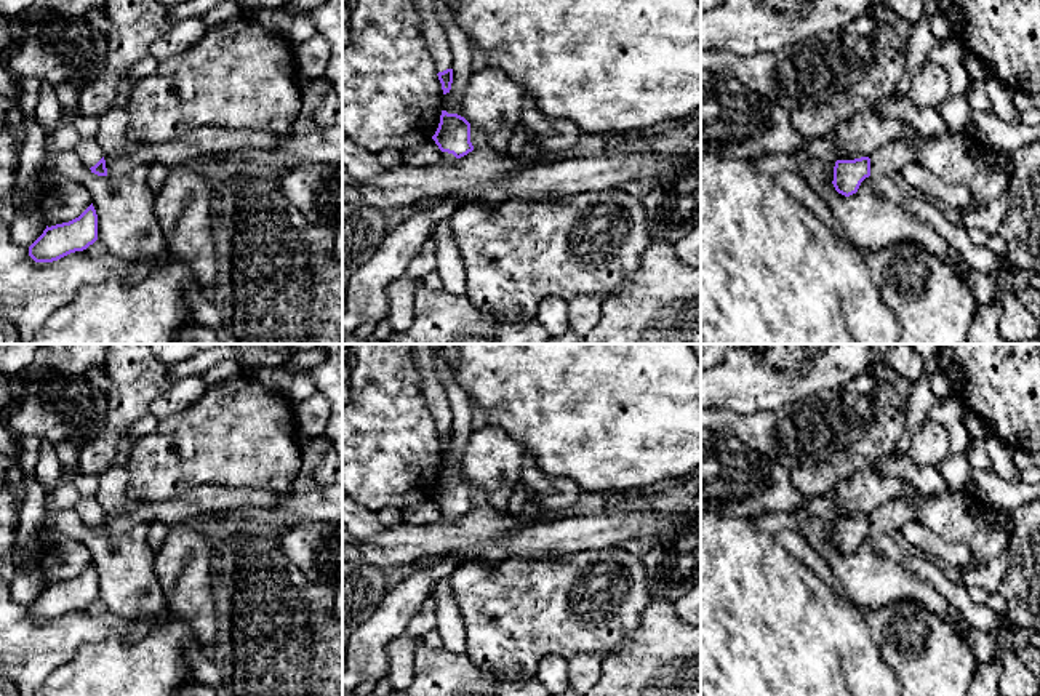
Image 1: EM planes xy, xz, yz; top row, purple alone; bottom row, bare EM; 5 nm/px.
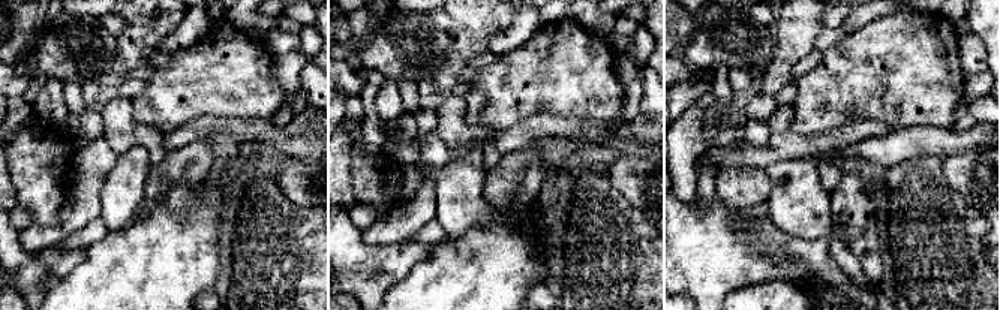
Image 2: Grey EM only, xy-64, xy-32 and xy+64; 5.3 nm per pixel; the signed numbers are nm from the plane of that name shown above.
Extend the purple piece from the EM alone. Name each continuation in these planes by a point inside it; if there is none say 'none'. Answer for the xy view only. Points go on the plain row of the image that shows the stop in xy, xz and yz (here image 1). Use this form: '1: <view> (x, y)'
1: xy (88, 509)

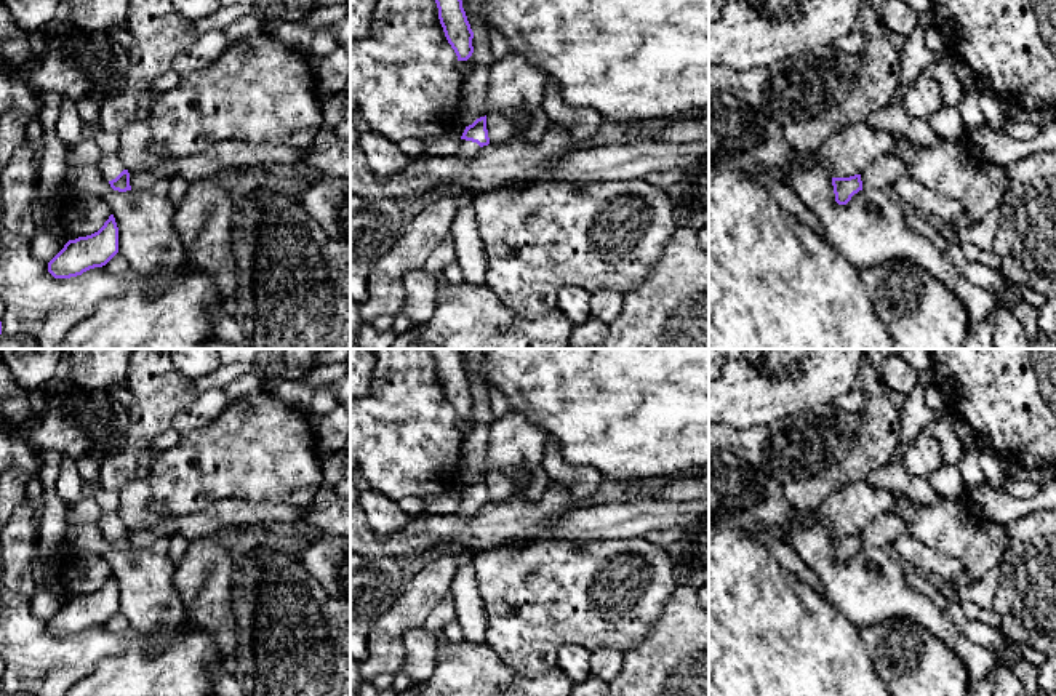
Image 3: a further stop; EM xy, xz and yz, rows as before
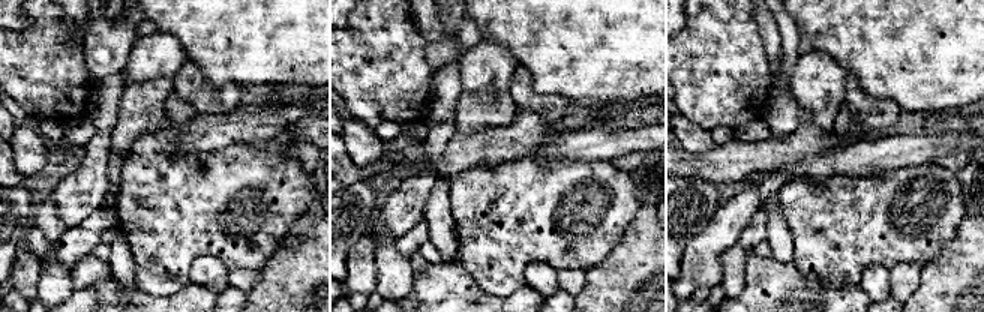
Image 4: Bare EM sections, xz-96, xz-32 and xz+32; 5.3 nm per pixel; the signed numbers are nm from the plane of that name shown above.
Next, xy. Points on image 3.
1: xy (111, 525)

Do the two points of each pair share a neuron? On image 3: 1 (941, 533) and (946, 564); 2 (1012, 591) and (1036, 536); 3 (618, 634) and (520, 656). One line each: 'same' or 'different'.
1: different
2: same
3: same

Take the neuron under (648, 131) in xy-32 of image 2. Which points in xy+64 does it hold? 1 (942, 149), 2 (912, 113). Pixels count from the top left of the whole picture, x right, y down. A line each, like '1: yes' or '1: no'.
1: yes
2: no

